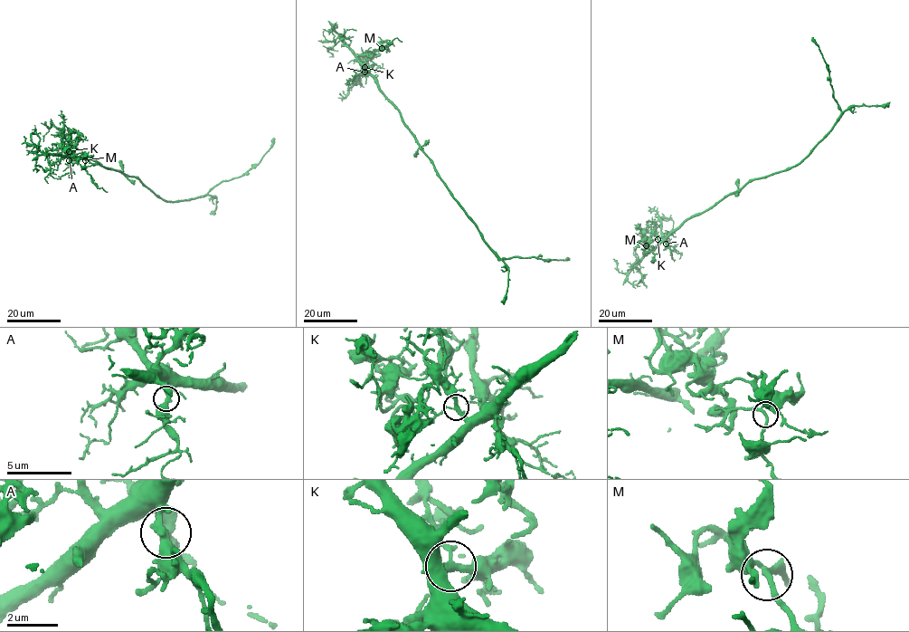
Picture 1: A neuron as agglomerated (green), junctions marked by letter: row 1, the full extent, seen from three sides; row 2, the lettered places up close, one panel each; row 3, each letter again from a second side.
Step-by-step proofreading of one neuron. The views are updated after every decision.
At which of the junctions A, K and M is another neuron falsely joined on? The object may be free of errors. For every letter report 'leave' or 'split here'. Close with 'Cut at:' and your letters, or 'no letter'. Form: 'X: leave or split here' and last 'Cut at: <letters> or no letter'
A: leave
K: split here
M: leave
Cut at: K

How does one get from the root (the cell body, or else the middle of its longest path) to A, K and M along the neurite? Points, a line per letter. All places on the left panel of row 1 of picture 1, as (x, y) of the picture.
A: (137, 177), (106, 168), (89, 158), (80, 157), (69, 160)
K: (137, 177), (106, 168), (89, 158), (69, 155), (68, 151)
M: (137, 177), (106, 168), (89, 158), (69, 155), (66, 147), (71, 156), (85, 160)

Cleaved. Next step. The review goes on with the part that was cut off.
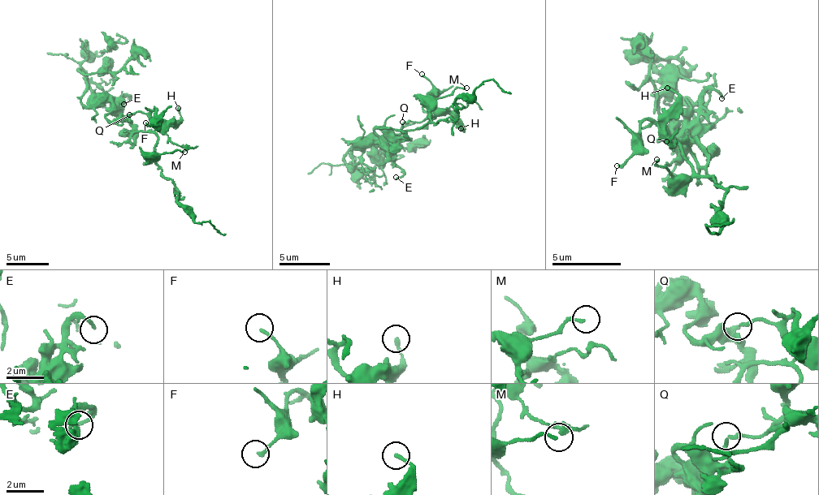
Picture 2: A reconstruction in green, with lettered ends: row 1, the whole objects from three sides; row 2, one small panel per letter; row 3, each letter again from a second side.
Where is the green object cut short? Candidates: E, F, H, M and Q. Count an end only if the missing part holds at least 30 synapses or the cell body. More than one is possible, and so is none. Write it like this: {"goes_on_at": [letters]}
{"goes_on_at": ["E"]}

